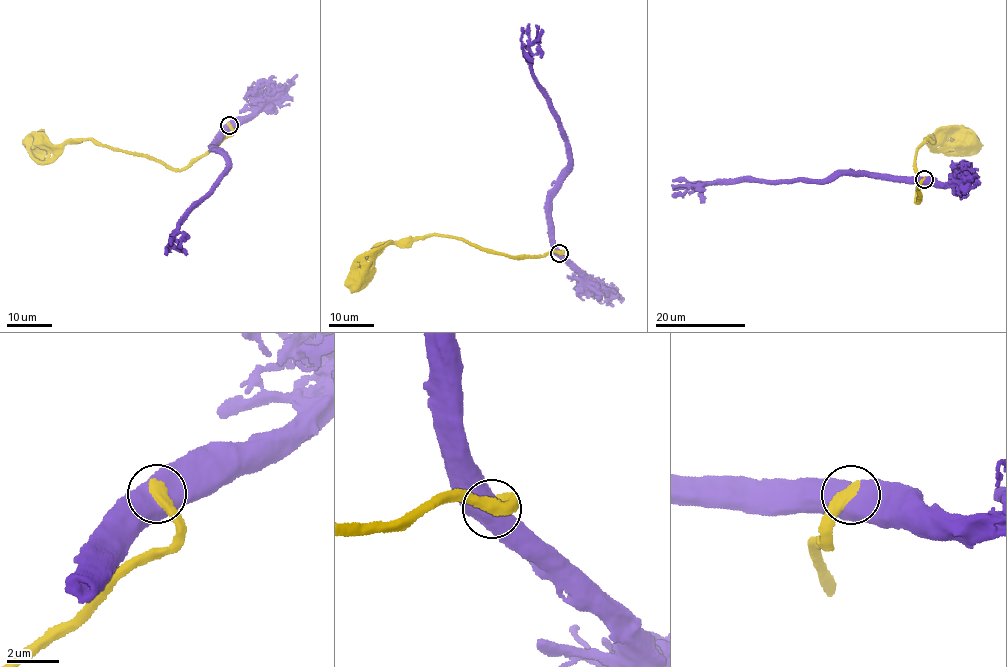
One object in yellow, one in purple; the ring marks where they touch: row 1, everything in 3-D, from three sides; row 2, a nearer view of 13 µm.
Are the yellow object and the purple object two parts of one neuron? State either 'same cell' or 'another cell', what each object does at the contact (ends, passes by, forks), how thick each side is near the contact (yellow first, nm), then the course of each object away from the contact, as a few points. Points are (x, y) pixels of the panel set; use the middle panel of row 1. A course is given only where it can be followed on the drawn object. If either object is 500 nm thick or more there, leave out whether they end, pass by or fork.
same cell; calibres 500 and 850 nm; course yellow (559, 253), (519, 259), (486, 251), (462, 239), (433, 235), (409, 237), (387, 243), (357, 278); course purple (559, 253), (552, 239), (551, 199), (568, 160), (568, 140), (547, 93), (531, 70), (529, 44), (542, 30)

